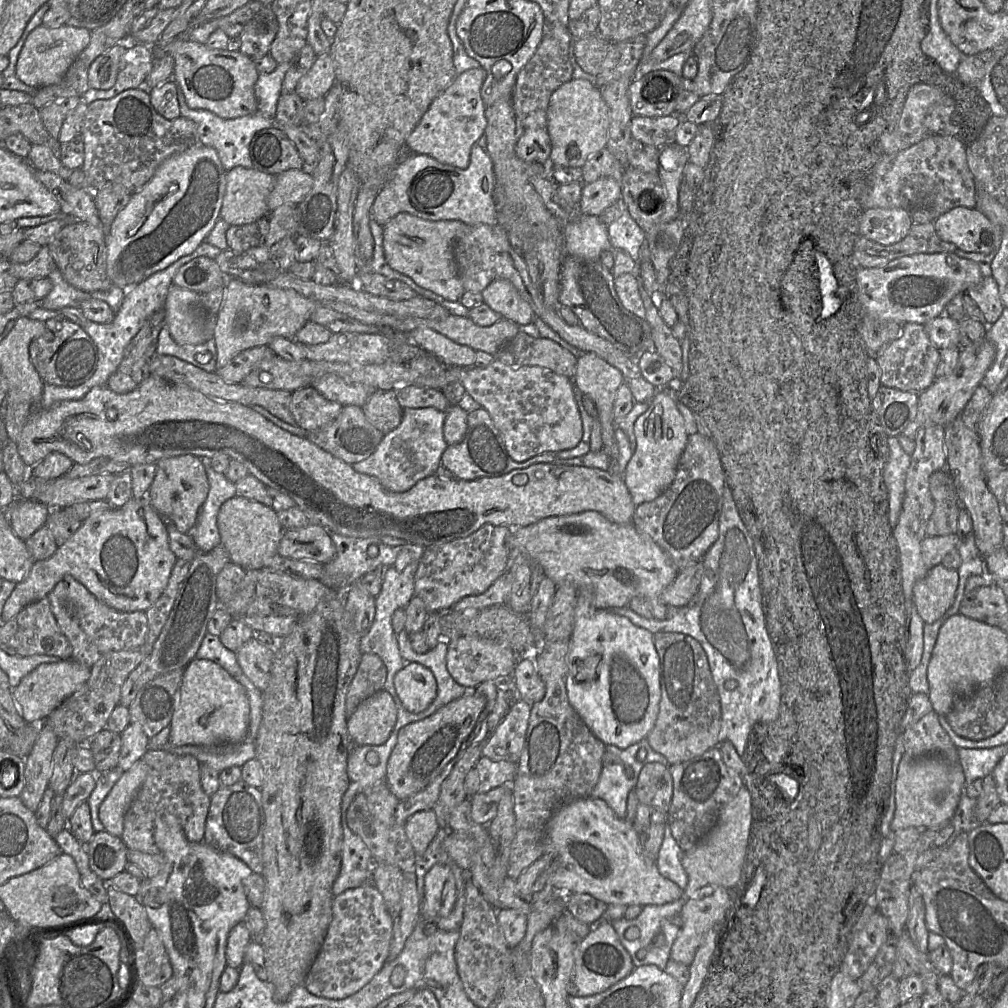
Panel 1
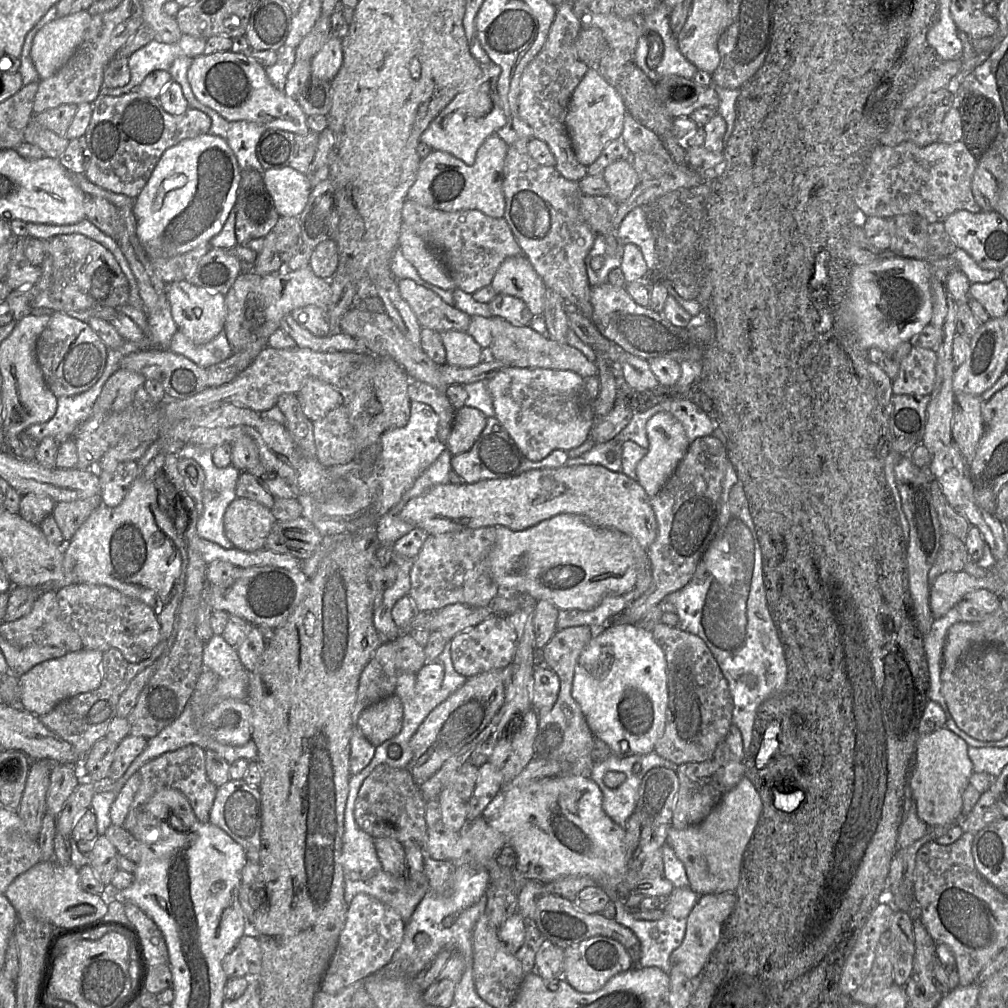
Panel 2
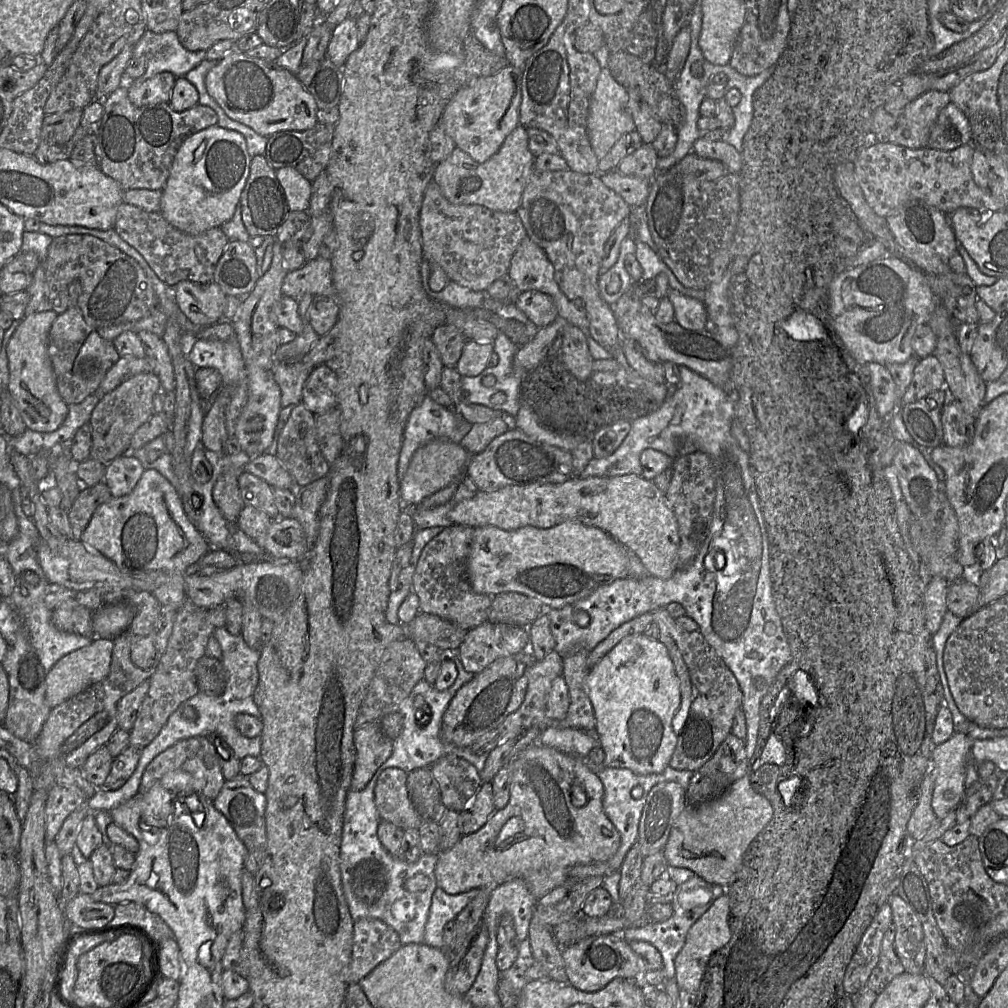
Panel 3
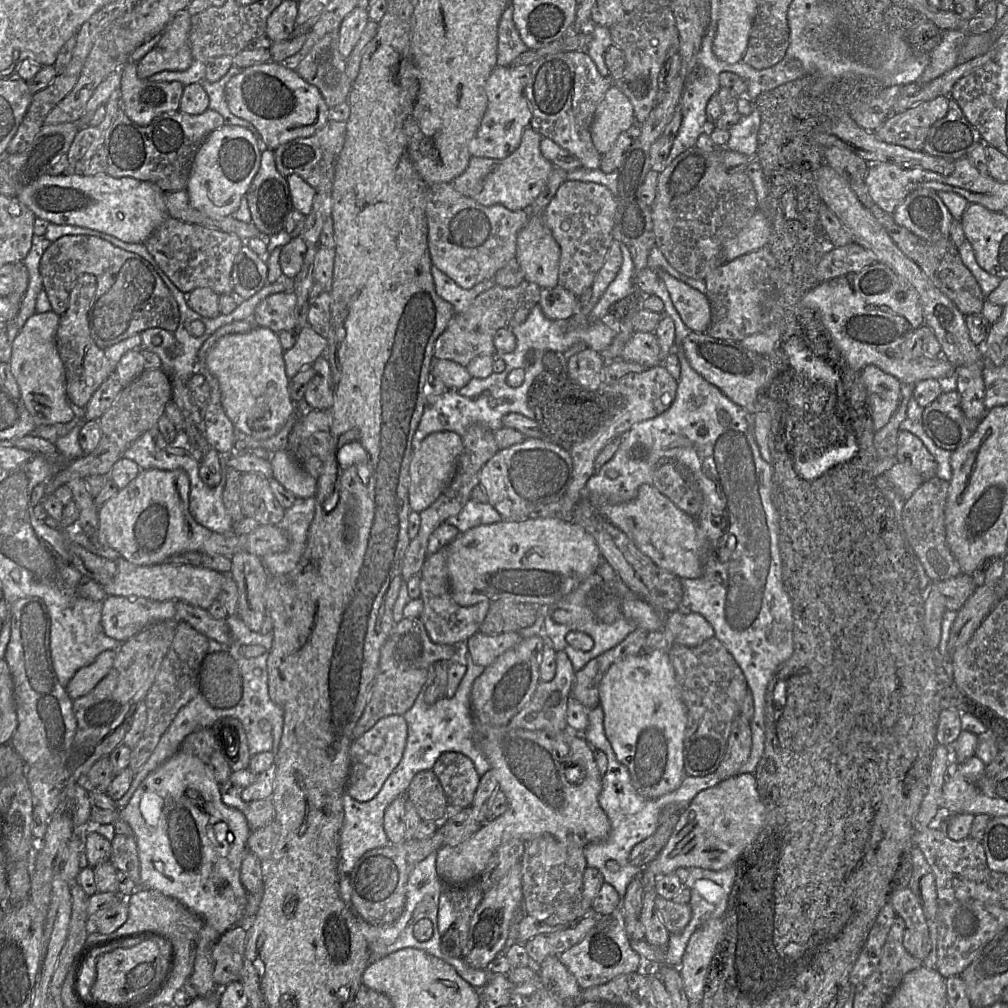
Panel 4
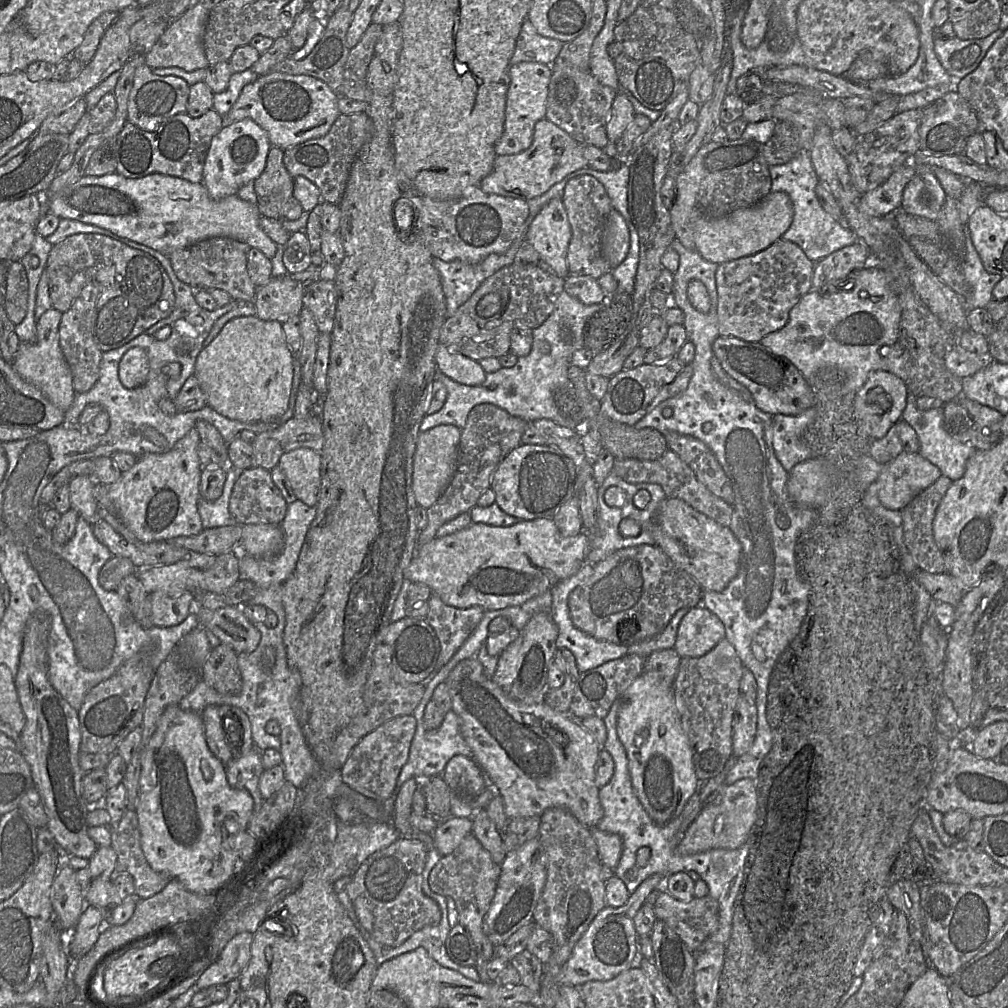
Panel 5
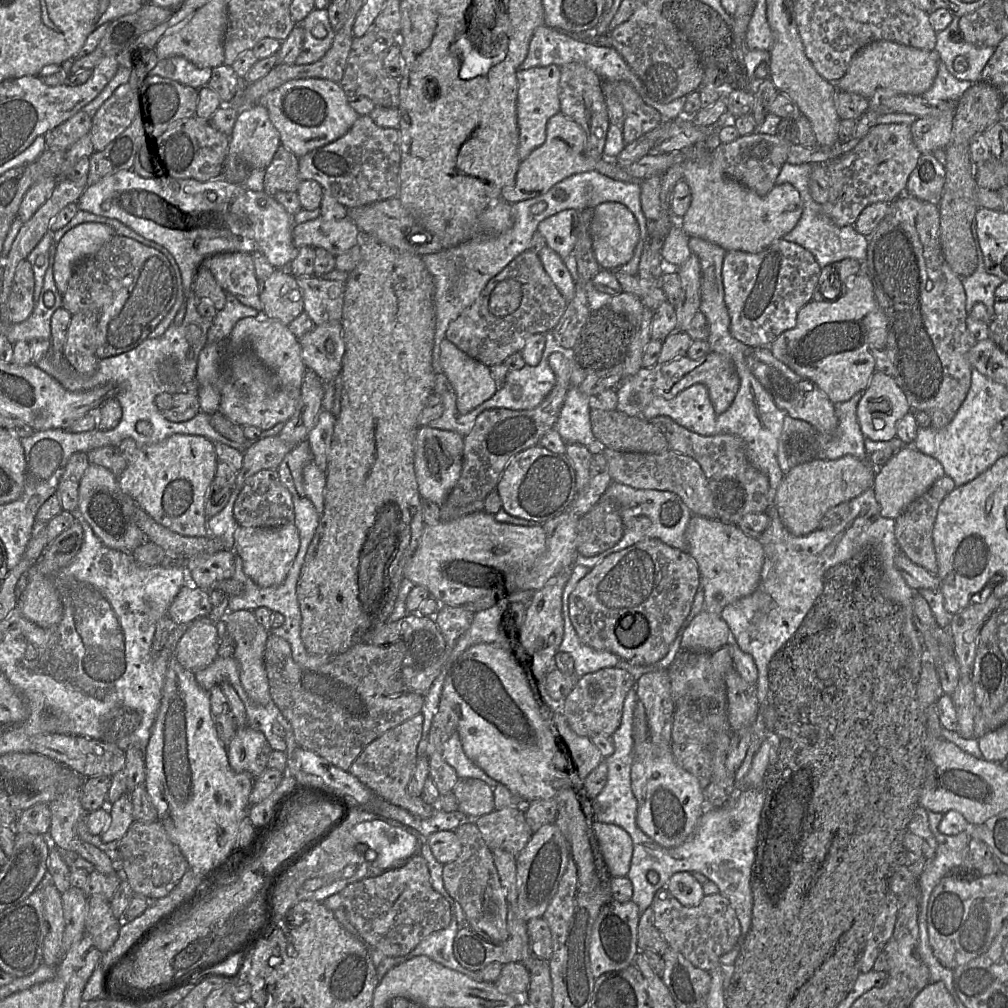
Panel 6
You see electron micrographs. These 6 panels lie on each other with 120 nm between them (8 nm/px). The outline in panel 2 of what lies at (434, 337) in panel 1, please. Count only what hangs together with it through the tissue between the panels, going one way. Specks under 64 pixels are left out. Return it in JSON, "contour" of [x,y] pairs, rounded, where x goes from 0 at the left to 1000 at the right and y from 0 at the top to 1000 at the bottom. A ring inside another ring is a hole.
{"contour":[[[444,328],[438,331],[442,347],[442,359],[446,363],[467,365],[476,360],[478,344],[460,329]]]}

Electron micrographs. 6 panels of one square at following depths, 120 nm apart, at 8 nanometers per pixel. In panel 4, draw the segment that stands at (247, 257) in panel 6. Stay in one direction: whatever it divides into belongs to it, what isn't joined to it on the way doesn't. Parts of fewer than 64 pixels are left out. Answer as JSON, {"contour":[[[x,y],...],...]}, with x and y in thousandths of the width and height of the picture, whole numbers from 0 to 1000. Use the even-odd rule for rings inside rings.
{"contour":[[[166,216],[142,241],[159,267],[182,291],[207,286],[216,293],[231,292],[231,260],[241,243],[233,232]]]}

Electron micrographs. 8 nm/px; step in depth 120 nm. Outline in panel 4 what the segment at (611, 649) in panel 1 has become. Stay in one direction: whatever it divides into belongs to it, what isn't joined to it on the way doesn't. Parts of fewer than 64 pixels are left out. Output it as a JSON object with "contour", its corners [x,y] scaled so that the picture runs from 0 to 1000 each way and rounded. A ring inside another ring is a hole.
{"contour":[[[658,645],[636,647],[632,650],[621,651],[606,660],[594,680],[594,700],[599,707],[600,729],[613,755],[622,761],[632,787],[642,793],[652,793],[671,784],[682,770],[678,759],[682,706],[664,647]]]}

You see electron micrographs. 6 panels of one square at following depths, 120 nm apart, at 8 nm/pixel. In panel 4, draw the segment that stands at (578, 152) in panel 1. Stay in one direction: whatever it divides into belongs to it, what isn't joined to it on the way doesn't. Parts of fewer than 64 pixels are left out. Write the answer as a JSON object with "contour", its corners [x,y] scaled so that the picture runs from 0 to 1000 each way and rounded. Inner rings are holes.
{"contour":[[[609,83],[600,92],[590,110],[585,132],[588,143],[598,155],[609,145],[613,135],[630,123],[625,99]]]}

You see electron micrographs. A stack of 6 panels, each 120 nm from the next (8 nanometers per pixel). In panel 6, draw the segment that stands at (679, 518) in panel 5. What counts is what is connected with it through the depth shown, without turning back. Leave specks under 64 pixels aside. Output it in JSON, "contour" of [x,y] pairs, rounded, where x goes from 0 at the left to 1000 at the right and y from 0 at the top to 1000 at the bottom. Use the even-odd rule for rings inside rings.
{"contour":[[[692,511],[686,512],[680,534],[682,547],[693,563],[699,606],[715,610],[721,600],[749,586],[758,558],[758,546],[752,534],[742,532],[728,520],[719,520],[711,515]]]}

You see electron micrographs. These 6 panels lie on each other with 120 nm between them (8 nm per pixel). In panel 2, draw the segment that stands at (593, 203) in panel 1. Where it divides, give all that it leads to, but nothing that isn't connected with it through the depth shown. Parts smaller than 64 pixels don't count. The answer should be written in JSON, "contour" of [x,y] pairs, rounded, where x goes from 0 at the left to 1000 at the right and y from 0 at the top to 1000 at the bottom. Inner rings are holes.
{"contour":[[[625,158],[609,161],[597,174],[603,183],[603,195],[613,203],[619,200],[635,182]]]}

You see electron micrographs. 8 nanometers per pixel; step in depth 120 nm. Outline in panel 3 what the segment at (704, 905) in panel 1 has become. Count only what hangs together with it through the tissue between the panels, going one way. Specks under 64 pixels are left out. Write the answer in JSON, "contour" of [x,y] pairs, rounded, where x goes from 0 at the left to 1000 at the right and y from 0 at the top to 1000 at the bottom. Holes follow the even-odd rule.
{"contour":[[[720,885],[708,894],[702,903],[683,923],[679,938],[669,953],[669,971],[675,982],[680,982],[687,986],[691,985],[703,950],[724,932],[723,906],[723,889]]]}

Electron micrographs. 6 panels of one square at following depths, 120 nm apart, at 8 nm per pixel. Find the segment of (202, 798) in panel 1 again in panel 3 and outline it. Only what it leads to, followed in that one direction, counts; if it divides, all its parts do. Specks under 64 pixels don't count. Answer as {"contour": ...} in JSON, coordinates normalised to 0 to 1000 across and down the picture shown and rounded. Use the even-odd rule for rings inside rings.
{"contour":[[[195,730],[180,734],[173,740],[156,749],[144,762],[138,780],[138,787],[145,787],[164,768],[176,763],[185,765],[192,771],[192,787],[199,786],[210,795],[217,789],[224,775],[213,741],[208,737],[205,730]]]}

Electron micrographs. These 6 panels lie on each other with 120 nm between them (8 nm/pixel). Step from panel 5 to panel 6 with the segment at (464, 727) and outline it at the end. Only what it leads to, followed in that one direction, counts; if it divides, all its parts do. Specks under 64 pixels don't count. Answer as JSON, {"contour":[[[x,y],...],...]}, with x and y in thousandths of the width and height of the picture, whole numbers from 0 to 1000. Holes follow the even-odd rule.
{"contour":[[[477,638],[462,644],[455,650],[449,659],[446,660],[444,668],[440,674],[438,693],[441,694],[453,709],[453,726],[458,738],[459,745],[465,754],[478,763],[485,771],[494,777],[501,779],[517,796],[521,799],[533,793],[547,793],[553,787],[563,781],[578,787],[579,775],[583,769],[601,752],[590,739],[586,731],[573,729],[565,721],[560,707],[559,697],[546,692],[532,673],[511,654],[506,642],[494,641],[492,639]]]}

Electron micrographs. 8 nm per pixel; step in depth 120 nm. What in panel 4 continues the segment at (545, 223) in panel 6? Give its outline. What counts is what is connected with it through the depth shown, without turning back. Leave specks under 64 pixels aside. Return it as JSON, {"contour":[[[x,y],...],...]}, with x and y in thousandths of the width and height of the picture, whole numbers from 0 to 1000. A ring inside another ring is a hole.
{"contour":[[[550,165],[543,181],[531,198],[528,204],[525,206],[527,215],[522,224],[515,230],[513,235],[513,246],[511,256],[515,260],[519,270],[520,278],[530,280],[537,286],[546,286],[554,282],[555,263],[556,263],[556,244],[551,238],[547,228],[540,221],[538,211],[544,204],[548,196],[551,194],[556,184],[562,179],[563,170]]]}

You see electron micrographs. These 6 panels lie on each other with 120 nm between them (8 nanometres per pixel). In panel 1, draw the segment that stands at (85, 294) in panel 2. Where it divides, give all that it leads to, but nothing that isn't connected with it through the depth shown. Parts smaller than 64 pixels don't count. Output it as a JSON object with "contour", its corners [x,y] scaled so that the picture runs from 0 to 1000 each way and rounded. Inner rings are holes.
{"contour":[[[74,219],[63,225],[47,243],[63,276],[72,285],[85,290],[105,289],[111,282],[106,274],[104,226]]]}

